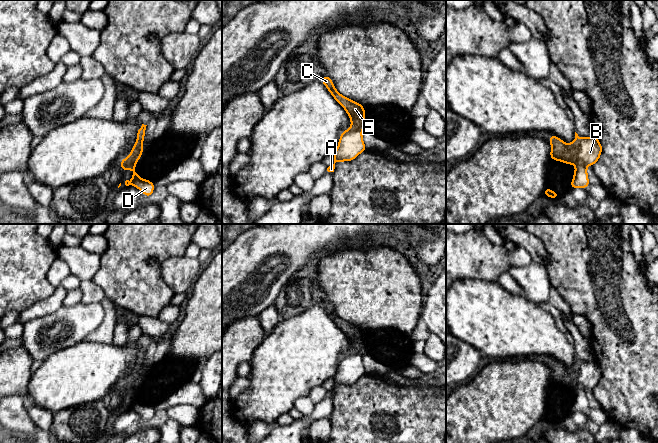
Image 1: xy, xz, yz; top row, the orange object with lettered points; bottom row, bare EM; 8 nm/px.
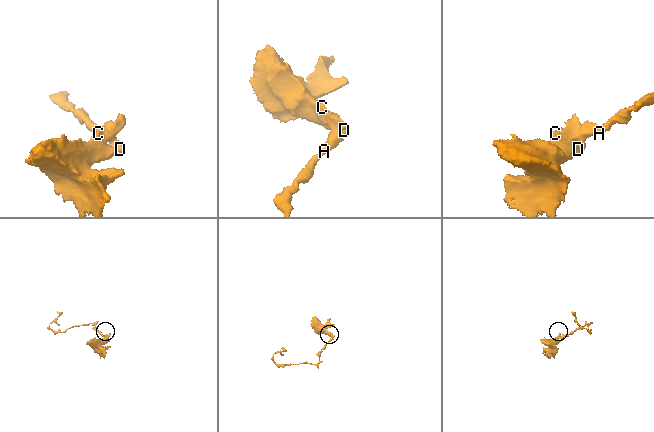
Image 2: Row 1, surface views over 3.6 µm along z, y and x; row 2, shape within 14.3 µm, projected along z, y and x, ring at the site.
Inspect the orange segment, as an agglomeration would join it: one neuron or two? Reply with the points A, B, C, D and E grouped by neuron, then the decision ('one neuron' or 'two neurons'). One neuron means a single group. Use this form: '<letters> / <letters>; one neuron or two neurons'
A B D / C E; two neurons

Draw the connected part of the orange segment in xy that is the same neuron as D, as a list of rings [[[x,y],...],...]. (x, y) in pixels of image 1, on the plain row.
[[[136,388],[132,389],[133,399],[132,399],[132,409],[139,413],[145,420],[150,421],[155,413],[152,405],[140,402],[135,394]]]

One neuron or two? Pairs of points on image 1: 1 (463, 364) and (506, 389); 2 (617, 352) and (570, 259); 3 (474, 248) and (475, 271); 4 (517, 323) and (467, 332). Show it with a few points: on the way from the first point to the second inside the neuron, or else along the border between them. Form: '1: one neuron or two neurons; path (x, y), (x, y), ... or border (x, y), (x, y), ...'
1: two neurons; border (482, 366), (473, 377), (457, 385)
2: one neuron; path (607, 329), (593, 309), (592, 285), (589, 282)
3: one neuron; path (474, 254), (475, 265)
4: one neuron; path (505, 323), (479, 323)

